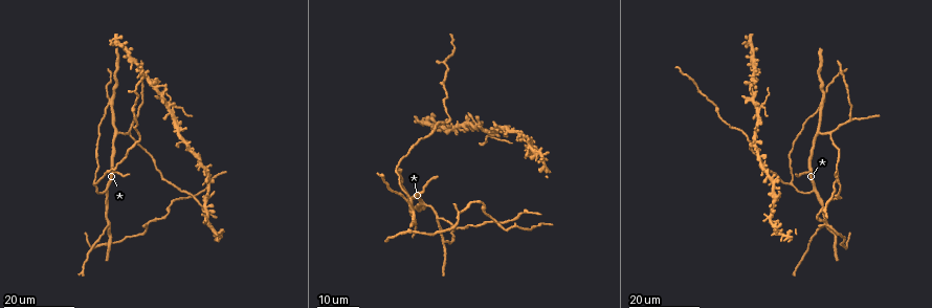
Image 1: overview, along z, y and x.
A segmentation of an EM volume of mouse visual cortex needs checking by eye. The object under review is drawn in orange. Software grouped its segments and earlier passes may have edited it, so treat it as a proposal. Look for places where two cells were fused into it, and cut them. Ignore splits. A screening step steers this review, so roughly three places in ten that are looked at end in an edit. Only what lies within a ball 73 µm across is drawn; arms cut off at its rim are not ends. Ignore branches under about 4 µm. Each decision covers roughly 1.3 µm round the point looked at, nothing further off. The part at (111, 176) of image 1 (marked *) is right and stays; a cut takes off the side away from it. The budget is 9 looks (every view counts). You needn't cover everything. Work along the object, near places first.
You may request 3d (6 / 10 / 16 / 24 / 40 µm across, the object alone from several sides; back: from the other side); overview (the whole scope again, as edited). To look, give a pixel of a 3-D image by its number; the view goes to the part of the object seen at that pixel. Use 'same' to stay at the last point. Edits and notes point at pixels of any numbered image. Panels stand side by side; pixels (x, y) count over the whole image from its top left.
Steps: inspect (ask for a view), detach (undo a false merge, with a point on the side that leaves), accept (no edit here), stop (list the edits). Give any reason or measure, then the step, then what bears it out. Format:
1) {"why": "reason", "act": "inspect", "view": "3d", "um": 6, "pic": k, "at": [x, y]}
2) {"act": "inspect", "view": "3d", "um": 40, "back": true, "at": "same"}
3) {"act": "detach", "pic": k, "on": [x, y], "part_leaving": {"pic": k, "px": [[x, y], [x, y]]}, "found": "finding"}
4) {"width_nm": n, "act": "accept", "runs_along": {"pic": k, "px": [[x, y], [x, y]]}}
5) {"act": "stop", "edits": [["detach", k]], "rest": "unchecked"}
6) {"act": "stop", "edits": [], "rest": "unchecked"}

{"why": "small branch off a trunk", "act": "inspect", "view": "3d", "um": 16, "pic": 1, "at": [807, 172]}

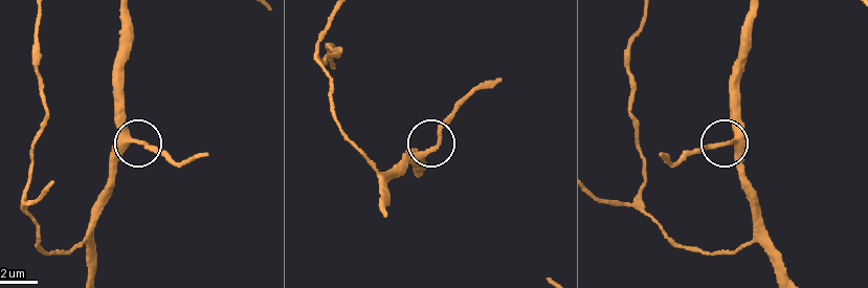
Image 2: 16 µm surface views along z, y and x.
{"act": "inspect", "view": "3d", "um": 6, "pic": 2, "at": [424, 155]}

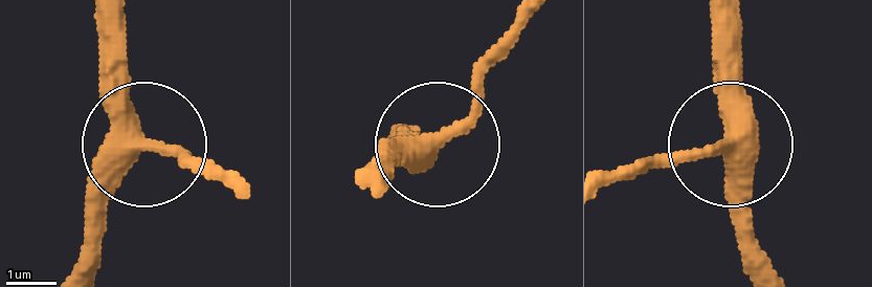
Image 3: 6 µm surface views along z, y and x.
{"act": "accept", "runs_along": {"pic": 3, "px": [[103, 208], [107, 175], [140, 142], [224, 171]]}, "found": "all the same cell"}

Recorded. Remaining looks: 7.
{"act": "inspect", "view": "3d", "um": 16, "pic": 1, "at": [118, 132]}

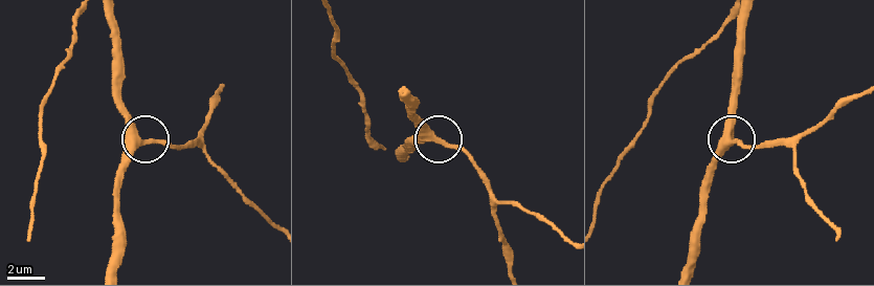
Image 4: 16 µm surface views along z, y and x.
{"act": "inspect", "view": "3d", "um": 6, "pic": 4, "at": [438, 138]}

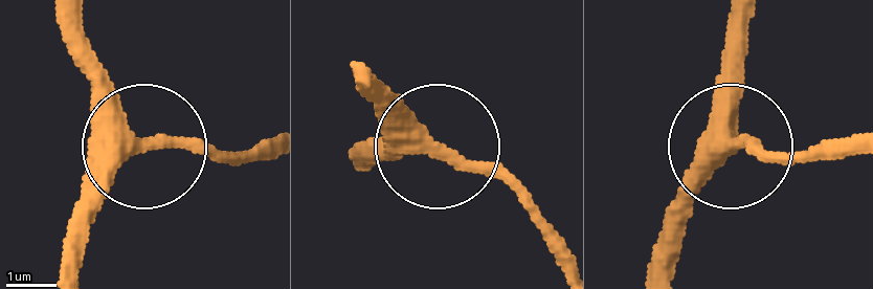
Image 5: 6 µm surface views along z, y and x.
{"width_nm": 360, "act": "accept", "runs_along": {"pic": 5, "px": [[650, 268], [667, 205], [721, 143], [725, 47]]}, "found": "one cell here"}

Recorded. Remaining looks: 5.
{"why": "three-way junction", "act": "inspect", "view": "3d", "um": 24, "pic": 1, "at": [830, 134]}

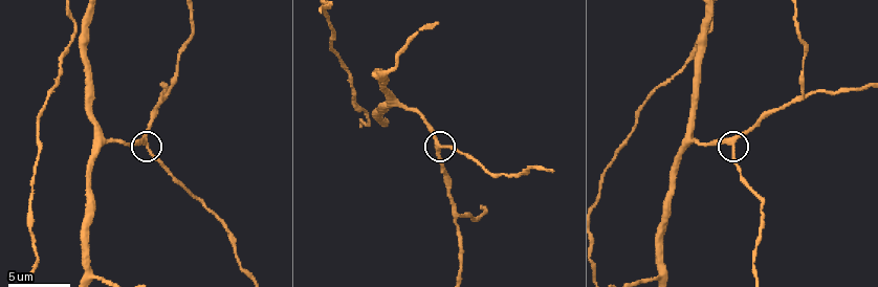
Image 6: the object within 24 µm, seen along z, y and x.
{"act": "inspect", "view": "3d", "um": 6, "pic": 6, "at": [733, 143]}

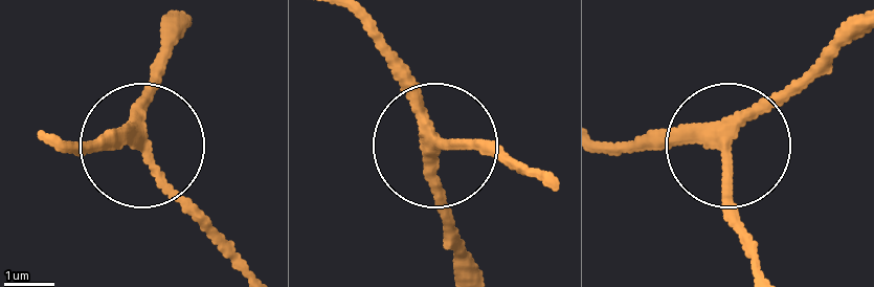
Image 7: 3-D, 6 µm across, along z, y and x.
{"arms": 3, "act": "accept", "runs_along": {"pic": 7, "px": [[63, 141], [134, 146], [154, 62]]}, "found": "one cell here"}

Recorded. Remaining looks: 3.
{"why": "three-way junction", "act": "inspect", "view": "3d", "um": 6, "pic": 6, "at": [460, 215]}

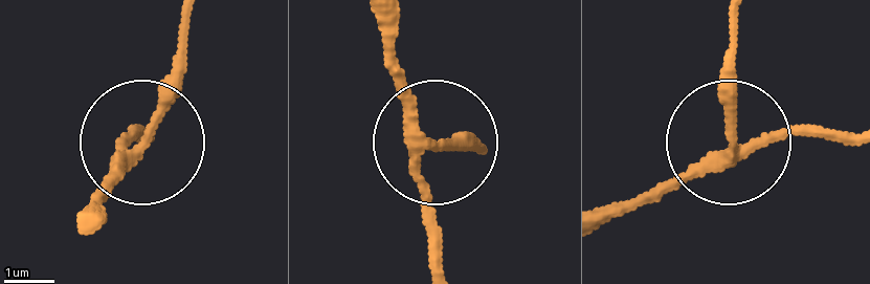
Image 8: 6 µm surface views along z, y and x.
{"arms": 3, "act": "accept", "runs_along": {"pic": 8, "px": [[384, 19], [404, 106], [429, 139], [413, 169], [433, 269]]}, "found": "continuous, no second cell"}

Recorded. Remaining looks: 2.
{"why": "four-way junction", "act": "inspect", "view": "3d", "um": 6, "pic": 6, "at": [703, 32]}

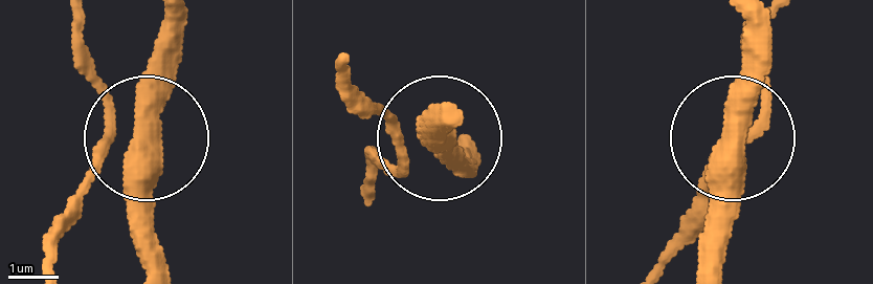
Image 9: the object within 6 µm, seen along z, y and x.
{"arms": 4, "act": "accept", "runs_along": {"pic": 9, "px": [[152, 257], [164, 19]]}, "found": "one cell here"}

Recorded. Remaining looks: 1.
{"act": "stop", "edits": [], "rest": "unchecked"}

